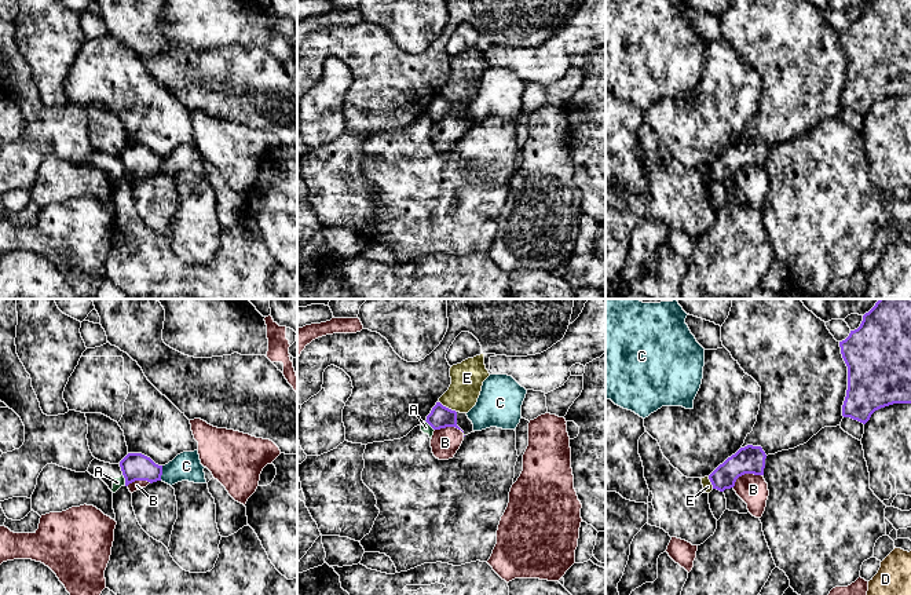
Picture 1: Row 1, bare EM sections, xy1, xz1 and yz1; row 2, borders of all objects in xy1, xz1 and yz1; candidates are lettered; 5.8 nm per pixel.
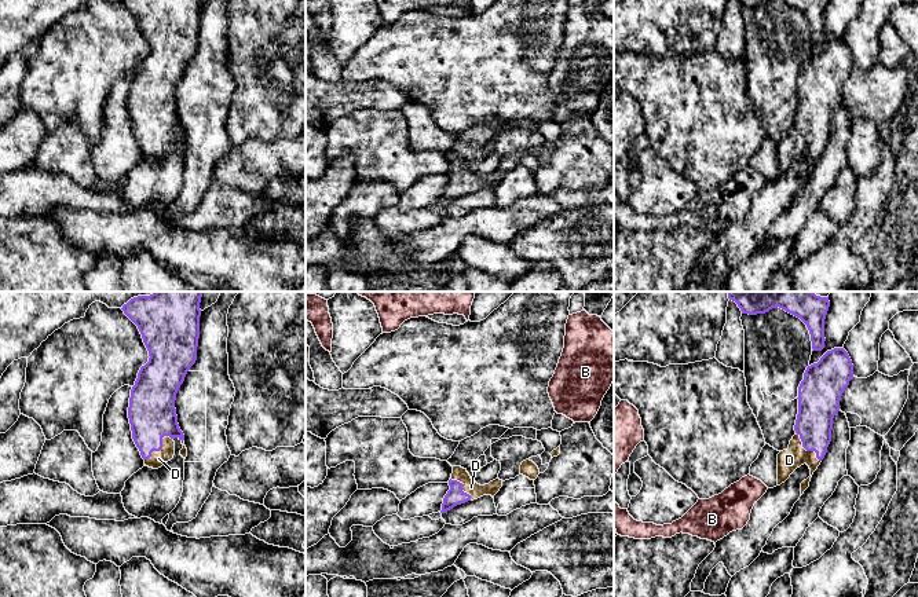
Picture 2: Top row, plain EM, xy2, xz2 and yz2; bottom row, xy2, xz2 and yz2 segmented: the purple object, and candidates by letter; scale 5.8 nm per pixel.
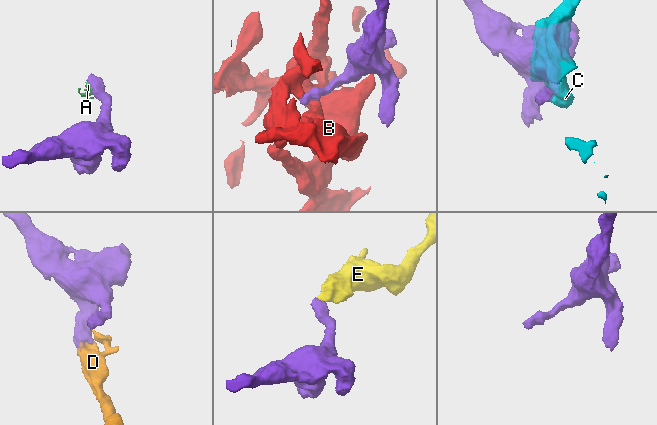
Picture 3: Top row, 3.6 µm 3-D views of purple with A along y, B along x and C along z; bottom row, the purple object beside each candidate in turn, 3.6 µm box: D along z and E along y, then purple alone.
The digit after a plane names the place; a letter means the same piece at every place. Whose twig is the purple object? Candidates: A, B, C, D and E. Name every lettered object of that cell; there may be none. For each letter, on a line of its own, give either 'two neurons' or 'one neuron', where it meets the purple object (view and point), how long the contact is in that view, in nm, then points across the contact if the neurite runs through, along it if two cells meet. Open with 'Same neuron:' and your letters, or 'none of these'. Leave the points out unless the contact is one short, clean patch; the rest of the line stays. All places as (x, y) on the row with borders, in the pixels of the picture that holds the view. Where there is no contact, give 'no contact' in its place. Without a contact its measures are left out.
Same neuron: D
A: two neurons; meets purple in xy1 at (125, 479); contact 70 nm long; border along xy1 (123, 474), (125, 484)
B: two neurons; meets purple in yz1 at (745, 473); contact 190 nm long; border along yz1 (761, 474), (742, 474), (732, 486)
C: two neurons; meets purple in xy1 at (161, 473); contact 90 nm long; border along xy1 (163, 466), (160, 479)
D: one neuron; meets purple in xy2 at (161, 447); contact 220 nm long; runs through xy2 (152, 413), (153, 436), (161, 447), (158, 458)
E: two neurons; meets purple in xz1 at (447, 408); contact 120 nm long; border along xz1 (439, 401), (456, 412)

